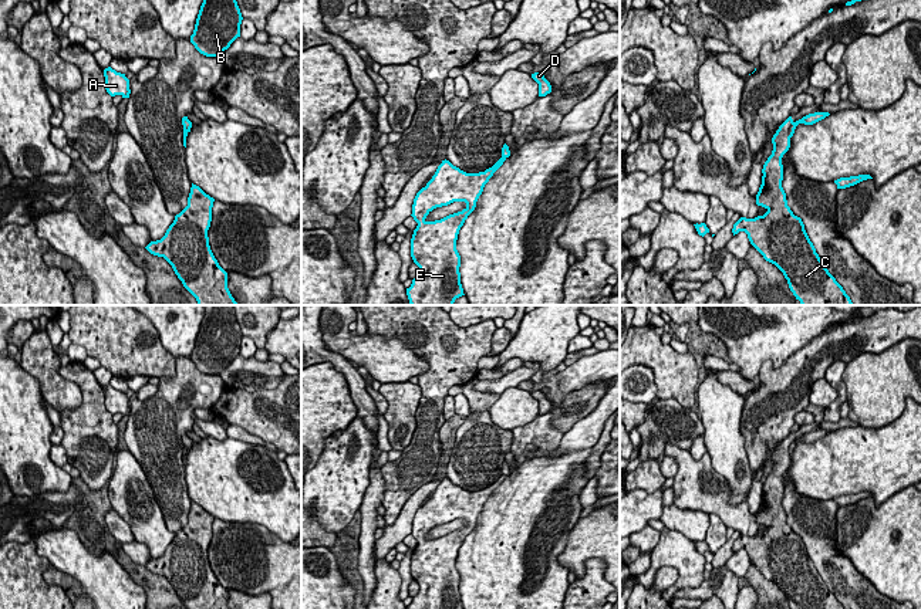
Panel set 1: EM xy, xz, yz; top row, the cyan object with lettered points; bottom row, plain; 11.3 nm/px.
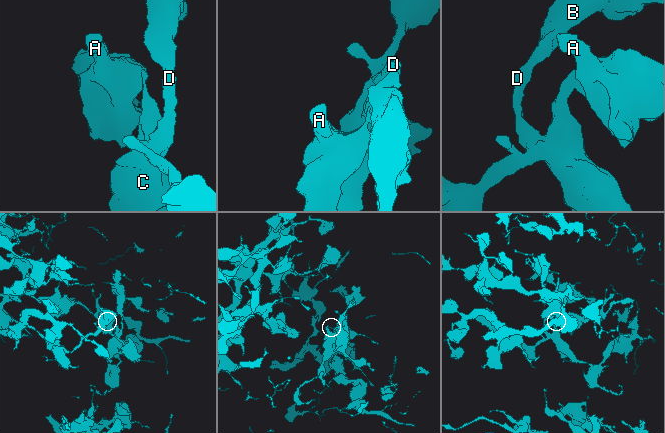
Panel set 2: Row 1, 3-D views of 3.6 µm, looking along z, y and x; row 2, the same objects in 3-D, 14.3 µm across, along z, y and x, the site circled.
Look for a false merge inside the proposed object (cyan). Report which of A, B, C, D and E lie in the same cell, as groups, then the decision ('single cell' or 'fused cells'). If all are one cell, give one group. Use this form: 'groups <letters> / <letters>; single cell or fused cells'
groups A E / B C D; fused cells

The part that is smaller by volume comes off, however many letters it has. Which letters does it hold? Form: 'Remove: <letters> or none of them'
Remove: A, E

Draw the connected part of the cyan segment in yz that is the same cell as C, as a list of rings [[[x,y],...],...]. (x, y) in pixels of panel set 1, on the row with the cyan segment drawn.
[[[789,116],[773,135],[773,150],[762,169],[756,204],[768,212],[755,219],[740,217],[732,233],[748,234],[750,244],[763,258],[783,273],[790,291],[802,305],[854,305],[820,260],[802,219],[787,206],[782,187],[782,158],[790,148],[792,124],[793,119]]]

